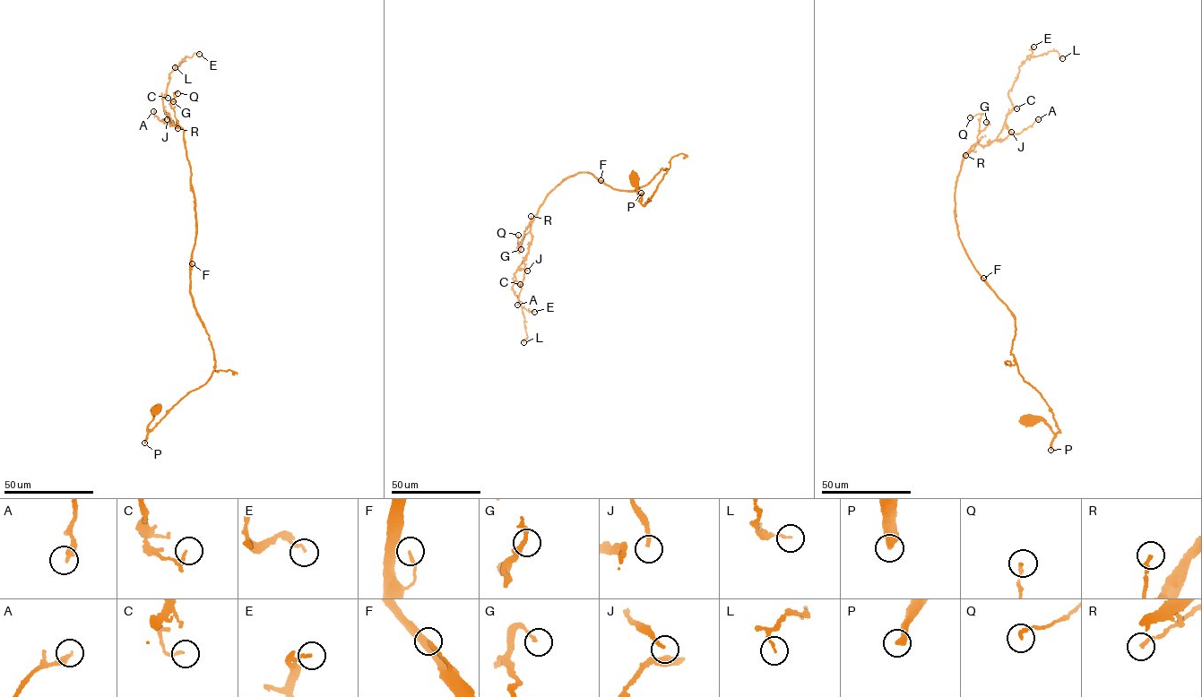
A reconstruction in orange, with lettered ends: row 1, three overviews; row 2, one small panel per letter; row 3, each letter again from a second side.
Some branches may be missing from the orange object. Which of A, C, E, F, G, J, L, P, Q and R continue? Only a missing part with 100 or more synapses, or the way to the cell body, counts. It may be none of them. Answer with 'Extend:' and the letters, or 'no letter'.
Extend: P

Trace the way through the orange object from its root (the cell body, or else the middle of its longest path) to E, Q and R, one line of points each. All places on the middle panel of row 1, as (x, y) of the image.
E: (635, 178), (644, 205), (668, 170), (631, 192), (578, 172), (546, 197), (512, 287), (523, 307), (534, 312)
Q: (635, 178), (644, 205), (668, 170), (631, 192), (578, 173), (547, 195), (517, 249), (518, 235)
R: (635, 178), (644, 205), (668, 170), (631, 192), (578, 172), (531, 216)

